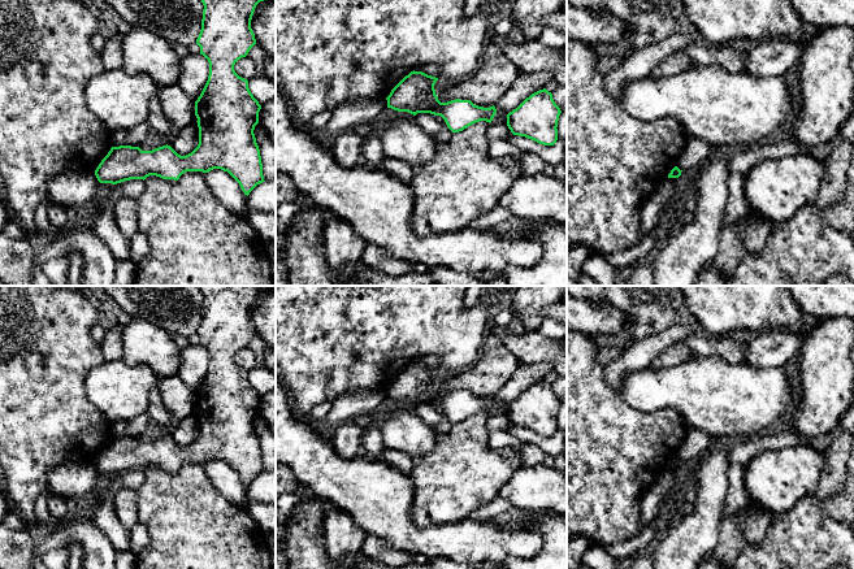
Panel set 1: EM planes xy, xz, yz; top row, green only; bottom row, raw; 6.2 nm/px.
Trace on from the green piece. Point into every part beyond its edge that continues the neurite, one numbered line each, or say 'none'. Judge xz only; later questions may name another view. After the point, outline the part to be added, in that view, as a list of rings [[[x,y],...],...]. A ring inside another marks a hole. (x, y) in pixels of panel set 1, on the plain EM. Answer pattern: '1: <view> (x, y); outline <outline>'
none

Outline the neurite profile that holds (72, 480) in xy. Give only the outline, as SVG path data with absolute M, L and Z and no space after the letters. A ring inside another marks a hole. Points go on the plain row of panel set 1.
M68 462L49 470L48 485L52 495L79 499L92 491L100 475L95 464Z

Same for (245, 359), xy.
M248 347L242 348L240 351L238 351L235 353L234 361L239 368L242 368L247 372L250 372L257 366L256 357Z

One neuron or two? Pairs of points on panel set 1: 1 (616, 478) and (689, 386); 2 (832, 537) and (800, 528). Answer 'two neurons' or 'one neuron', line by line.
1: two neurons
2: one neuron

